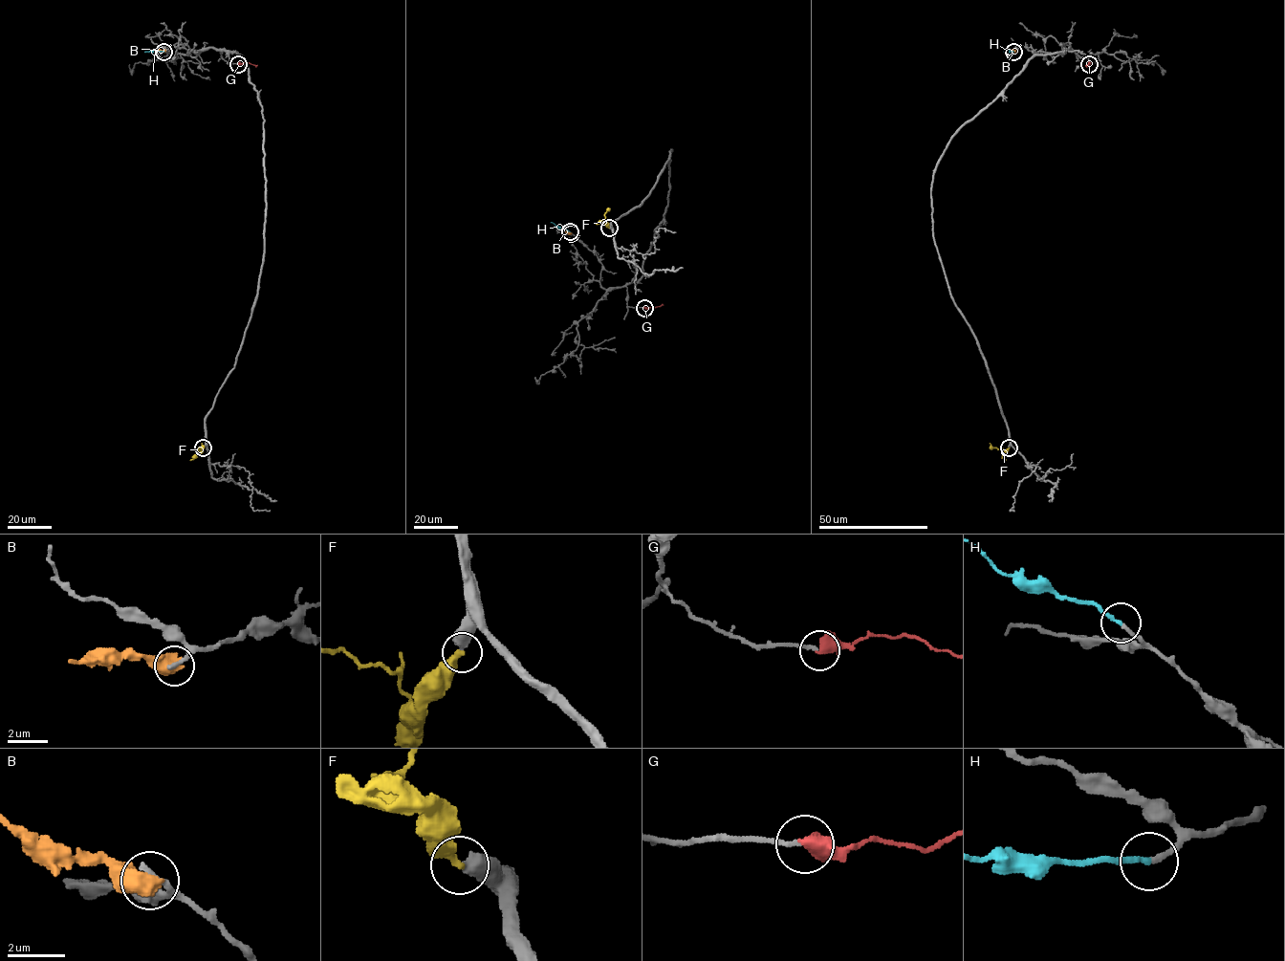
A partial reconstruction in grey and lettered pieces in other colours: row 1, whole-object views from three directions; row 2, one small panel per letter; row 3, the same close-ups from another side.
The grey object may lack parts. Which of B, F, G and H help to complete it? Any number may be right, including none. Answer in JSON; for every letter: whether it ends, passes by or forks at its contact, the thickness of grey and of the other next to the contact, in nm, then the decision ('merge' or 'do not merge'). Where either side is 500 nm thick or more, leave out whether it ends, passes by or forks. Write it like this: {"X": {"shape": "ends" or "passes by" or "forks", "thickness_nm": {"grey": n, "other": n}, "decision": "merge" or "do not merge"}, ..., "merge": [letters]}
{"B": {"thickness_nm": {"grey": 240, "other": 700}, "decision": "do not merge"}, "F": {"shape": "ends", "thickness_nm": {"grey": 480, "other": 320}, "decision": "do not merge"}, "G": {"thickness_nm": {"grey": 180, "other": 600}, "decision": "merge"}, "H": {"shape": "ends", "thickness_nm": {"grey": 180, "other": 200}, "decision": "merge"}, "merge": ["G", "H"]}

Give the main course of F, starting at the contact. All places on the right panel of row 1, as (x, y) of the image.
F: (1009, 447), (1003, 453), (990, 443)

